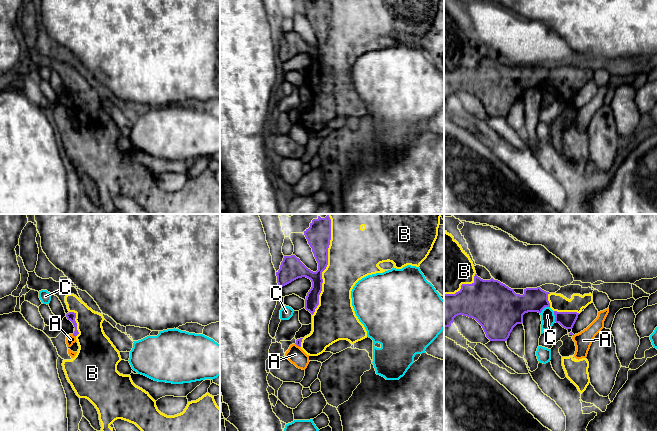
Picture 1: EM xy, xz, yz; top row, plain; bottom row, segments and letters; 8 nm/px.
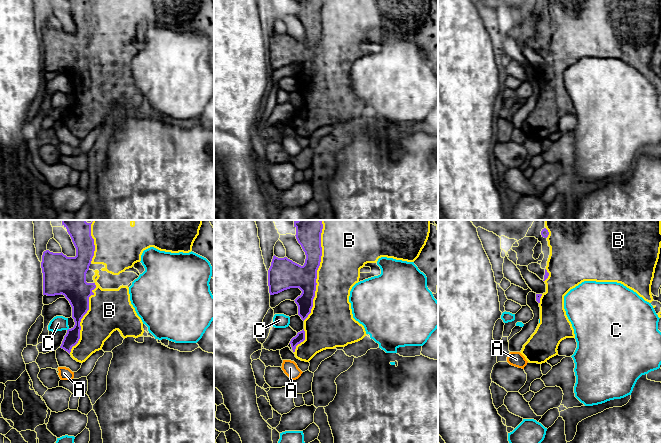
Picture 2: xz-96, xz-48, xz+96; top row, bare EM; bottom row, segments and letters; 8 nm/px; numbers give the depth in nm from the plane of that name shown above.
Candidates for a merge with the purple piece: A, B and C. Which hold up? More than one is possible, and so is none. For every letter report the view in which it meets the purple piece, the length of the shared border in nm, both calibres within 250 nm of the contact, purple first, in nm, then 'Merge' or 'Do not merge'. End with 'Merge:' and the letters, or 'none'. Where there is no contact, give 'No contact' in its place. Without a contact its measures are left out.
A: Touches purple in xy. Shared border 40 nm. Thickness 70 nm (purple) against 80 nm. Do not merge
B: Touches purple in xz. Shared border 750 nm. Thickness 180 nm (purple) against 380 nm. Merge
C: Touches purple in yz. Shared border 100 nm. Thickness 220 nm (purple) against 110 nm. Do not merge
Merge: B

